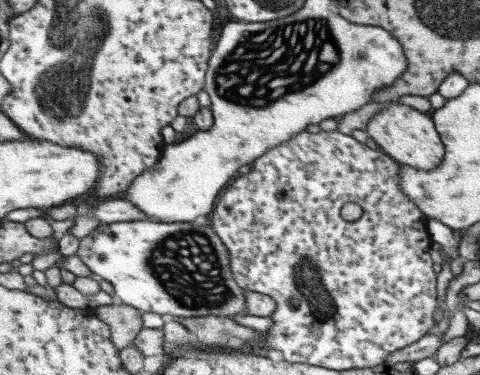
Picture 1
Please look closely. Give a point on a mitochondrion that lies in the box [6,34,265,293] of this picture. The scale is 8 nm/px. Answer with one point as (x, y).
(63, 105)

